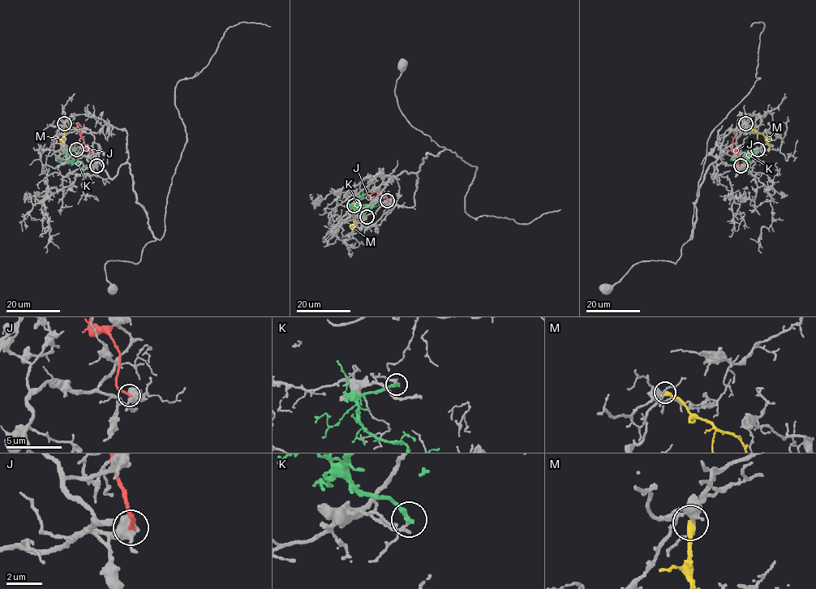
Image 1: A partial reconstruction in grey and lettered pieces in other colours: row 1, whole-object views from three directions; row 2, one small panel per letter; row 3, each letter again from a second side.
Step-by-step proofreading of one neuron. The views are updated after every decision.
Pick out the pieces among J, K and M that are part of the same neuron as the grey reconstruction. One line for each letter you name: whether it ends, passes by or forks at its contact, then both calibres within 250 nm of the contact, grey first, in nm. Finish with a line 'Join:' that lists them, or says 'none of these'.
Join: none of these

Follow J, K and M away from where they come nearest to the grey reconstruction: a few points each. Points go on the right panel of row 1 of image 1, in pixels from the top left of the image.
J: (740, 165), (737, 152), (732, 148), (738, 124)
K: (758, 149), (750, 153), (746, 160), (740, 160), (736, 156), (737, 146)
M: (745, 123), (764, 136), (769, 146), (768, 152)

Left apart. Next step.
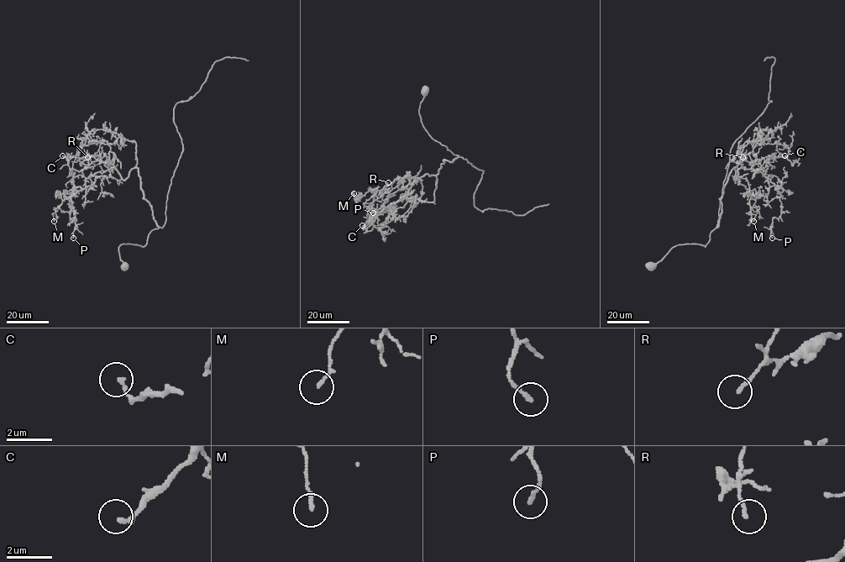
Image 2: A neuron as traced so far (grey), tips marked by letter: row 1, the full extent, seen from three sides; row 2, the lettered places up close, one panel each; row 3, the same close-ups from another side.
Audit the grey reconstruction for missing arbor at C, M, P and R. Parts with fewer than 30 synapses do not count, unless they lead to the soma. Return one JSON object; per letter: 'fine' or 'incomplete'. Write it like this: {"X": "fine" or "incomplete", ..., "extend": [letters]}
{"C": "fine", "M": "fine", "P": "fine", "R": "fine", "extend": []}

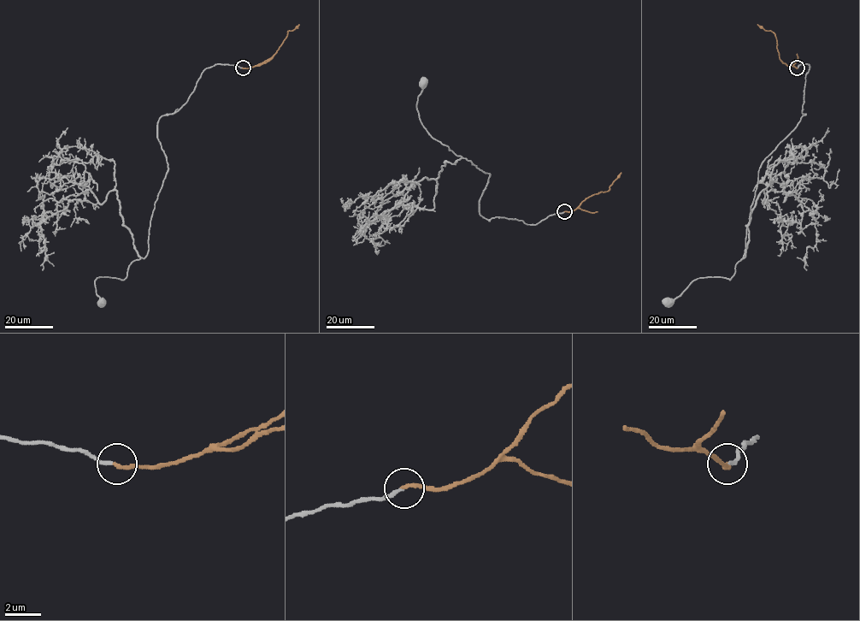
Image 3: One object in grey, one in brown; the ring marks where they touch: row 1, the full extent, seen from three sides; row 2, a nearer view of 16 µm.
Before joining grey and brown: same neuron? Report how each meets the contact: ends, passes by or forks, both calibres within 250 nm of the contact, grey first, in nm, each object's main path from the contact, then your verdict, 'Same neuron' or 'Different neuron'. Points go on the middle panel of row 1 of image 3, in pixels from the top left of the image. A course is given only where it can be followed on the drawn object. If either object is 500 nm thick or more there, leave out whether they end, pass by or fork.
At the ring grey ends. At the ring brown ends. Thickness 200 nm (grey) against 200 nm. Course of grey: (564, 212), (535, 224), (480, 215), (479, 199), (490, 174), (432, 137), (416, 107), (422, 83). Course of brown: (564, 212), (573, 211), (592, 194), (609, 190), (621, 172). Same neuron

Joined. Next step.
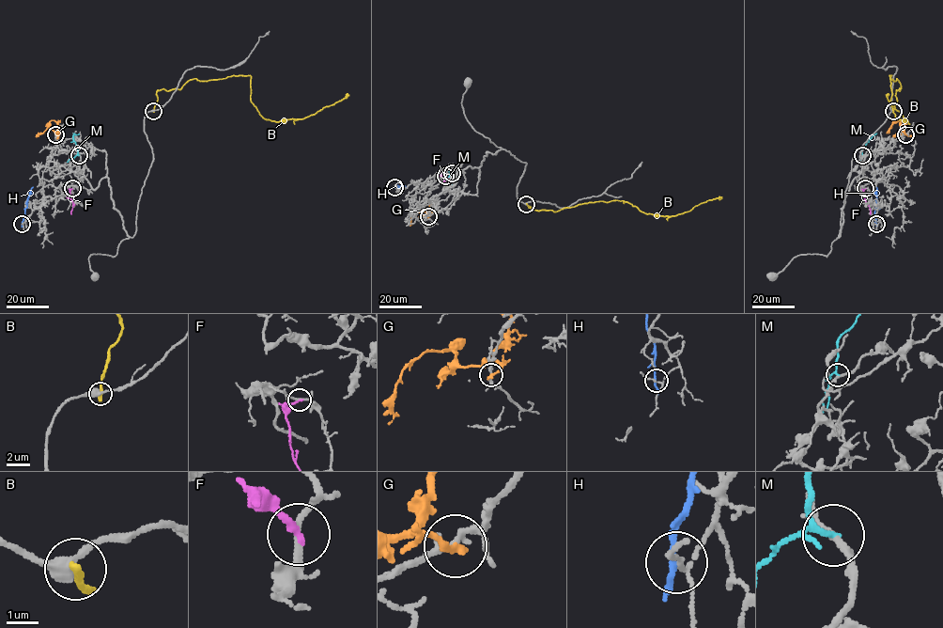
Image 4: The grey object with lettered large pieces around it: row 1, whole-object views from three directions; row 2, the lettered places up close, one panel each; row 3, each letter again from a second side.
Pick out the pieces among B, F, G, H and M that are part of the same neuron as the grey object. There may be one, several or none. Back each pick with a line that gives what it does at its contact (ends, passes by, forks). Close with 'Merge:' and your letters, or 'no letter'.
Merge: no letter

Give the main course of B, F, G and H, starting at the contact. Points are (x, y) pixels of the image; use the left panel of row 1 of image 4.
B: (154, 110), (158, 91), (193, 79), (250, 75), (251, 102), (276, 121), (308, 117), (349, 95)
F: (72, 188), (70, 192), (71, 214)
G: (55, 134), (49, 127), (52, 120), (56, 122), (59, 133)
H: (22, 225), (33, 187)

